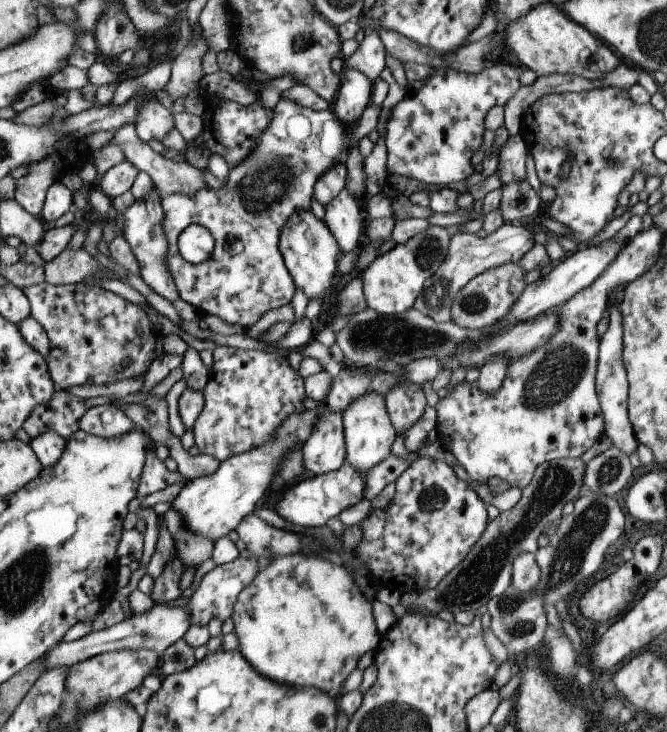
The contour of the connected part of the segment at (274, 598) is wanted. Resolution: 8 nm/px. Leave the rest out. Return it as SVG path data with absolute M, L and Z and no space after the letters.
M299 551L269 560L267 566L237 595L230 619L238 638L237 649L252 669L279 684L303 688L313 686L329 696L340 694L341 685L359 657L365 652L373 652L381 635L375 629L371 601L365 599L355 585L351 570L323 556L304 555Z

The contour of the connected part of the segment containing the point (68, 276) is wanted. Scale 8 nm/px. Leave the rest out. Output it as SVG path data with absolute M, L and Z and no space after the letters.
M82 248L76 250L62 250L53 260L46 262L44 281L52 285L66 285L67 283L81 283L87 276L103 269L97 261Z

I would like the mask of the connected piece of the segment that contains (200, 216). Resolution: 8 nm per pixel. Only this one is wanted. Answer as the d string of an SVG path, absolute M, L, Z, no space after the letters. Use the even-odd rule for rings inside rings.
M280 97L256 147L247 158L230 168L219 190L205 188L192 195L173 193L162 197L162 227L168 248L165 260L179 299L191 304L204 316L214 314L227 324L236 324L241 331L253 326L267 310L289 304L295 286L278 249L280 228L291 214L309 211L317 178L334 164L343 162L346 150L375 129L379 110L380 106L369 103L358 121L347 127L331 108L314 111ZM295 114L305 116L311 124L309 136L299 144L291 142L285 134L285 122ZM191 223L204 226L214 238L210 258L198 265L181 260L176 247L179 233ZM237 240L243 249L234 256L227 246Z

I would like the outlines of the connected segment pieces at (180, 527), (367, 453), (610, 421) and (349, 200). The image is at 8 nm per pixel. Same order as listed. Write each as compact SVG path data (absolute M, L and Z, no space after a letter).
M173 510L164 512L165 528L174 544L174 552L184 564L184 573L180 579L180 588L188 588L193 580L195 568L211 556L213 542L196 534L189 533L181 517Z
M374 392L362 394L356 401L349 403L342 412L342 425L346 452L344 460L361 474L390 454L390 446L393 444L396 432L389 420L384 397L380 394Z
M613 304L608 313L608 327L601 336L598 344L598 359L594 374L594 387L599 401L601 416L603 419L602 434L609 438L611 446L619 449L622 453L629 456L635 452L639 445L635 438L633 427L628 419L627 397L628 382L626 372L621 360L622 357L622 328L618 304Z
M343 187L323 207L325 226L331 231L338 249L344 254L356 251L359 234L365 227L366 219L356 200Z

